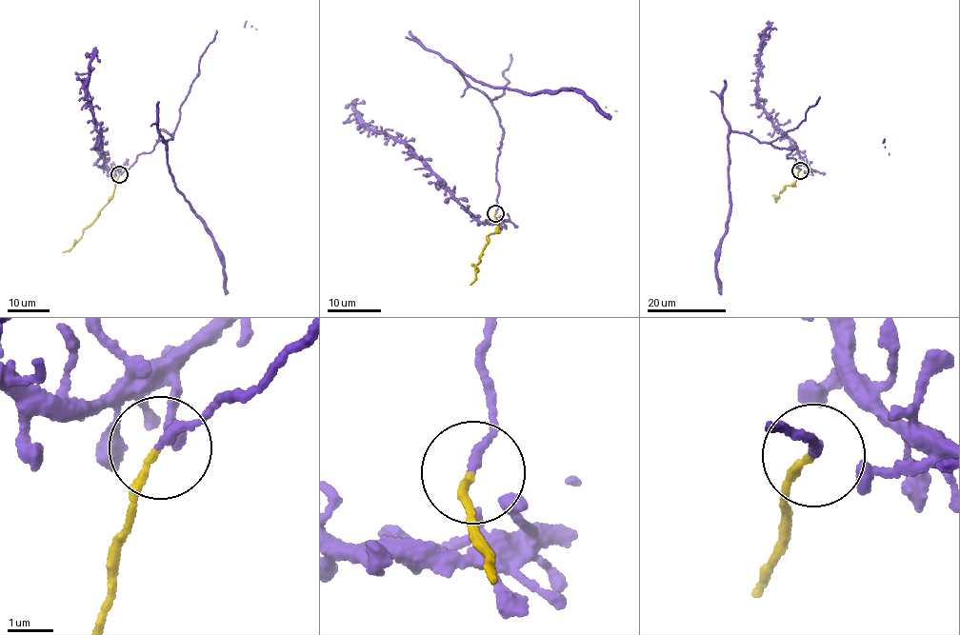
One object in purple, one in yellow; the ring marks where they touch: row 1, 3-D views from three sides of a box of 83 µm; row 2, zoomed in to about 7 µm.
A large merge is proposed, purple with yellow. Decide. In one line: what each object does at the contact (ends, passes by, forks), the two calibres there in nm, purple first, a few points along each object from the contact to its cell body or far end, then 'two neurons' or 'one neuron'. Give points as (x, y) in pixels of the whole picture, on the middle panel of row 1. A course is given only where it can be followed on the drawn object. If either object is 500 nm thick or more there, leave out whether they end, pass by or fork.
purple passes by; yellow ends; calibres 150 and 140 nm; course purple (495, 212), (500, 118), (490, 99), (458, 69), (475, 82), (529, 95), (576, 90), (610, 120); course yellow (495, 212), (499, 228), (495, 233), (490, 234), (470, 284); one neuron

